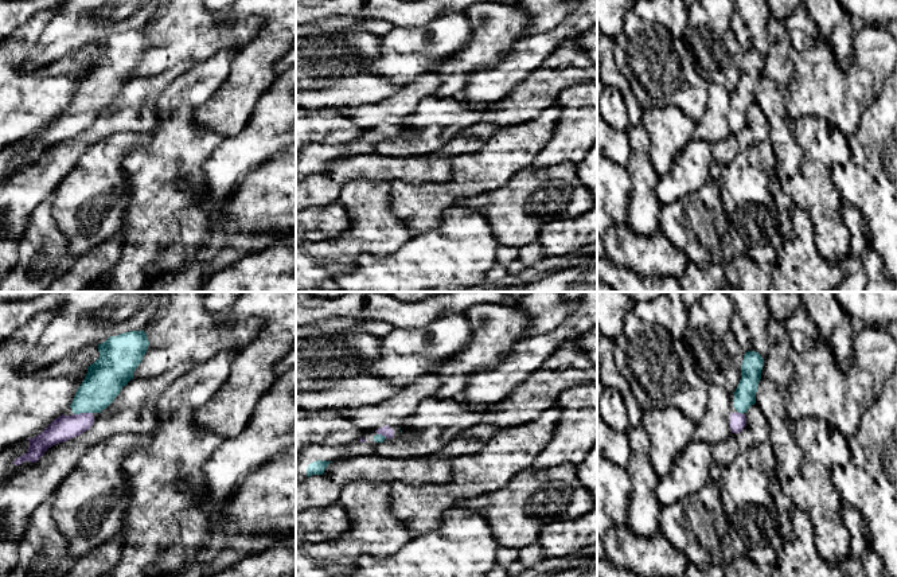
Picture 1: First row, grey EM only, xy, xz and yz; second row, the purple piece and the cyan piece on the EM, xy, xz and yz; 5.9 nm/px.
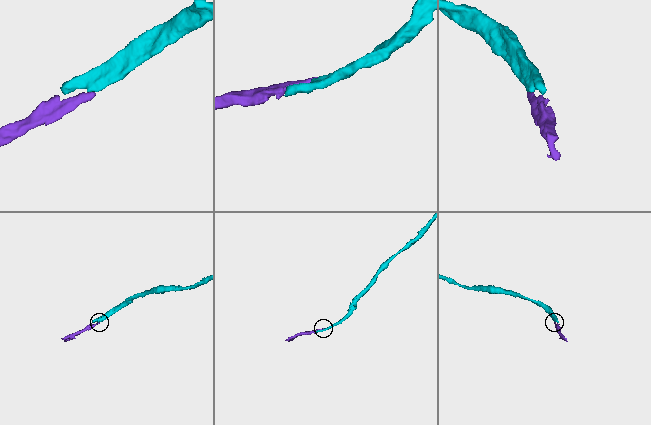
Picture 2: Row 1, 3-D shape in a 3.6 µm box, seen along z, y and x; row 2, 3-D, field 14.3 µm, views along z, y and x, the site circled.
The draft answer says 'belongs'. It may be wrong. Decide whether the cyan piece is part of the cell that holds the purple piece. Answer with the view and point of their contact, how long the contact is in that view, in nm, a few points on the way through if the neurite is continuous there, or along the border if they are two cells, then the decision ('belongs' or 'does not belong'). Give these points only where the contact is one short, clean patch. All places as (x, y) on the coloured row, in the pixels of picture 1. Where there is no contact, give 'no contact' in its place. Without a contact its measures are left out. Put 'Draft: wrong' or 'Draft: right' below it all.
xy (82, 413) | 110 nm | across xy (63, 428), (69, 427), (82, 413), (82, 406), (105, 378) | belongs
Draft: right

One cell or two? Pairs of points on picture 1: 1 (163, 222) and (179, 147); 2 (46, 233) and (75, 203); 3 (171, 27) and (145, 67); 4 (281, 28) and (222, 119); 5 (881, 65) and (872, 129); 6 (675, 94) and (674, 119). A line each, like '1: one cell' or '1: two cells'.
1: one cell
2: two cells
3: one cell
4: one cell
5: two cells
6: two cells

